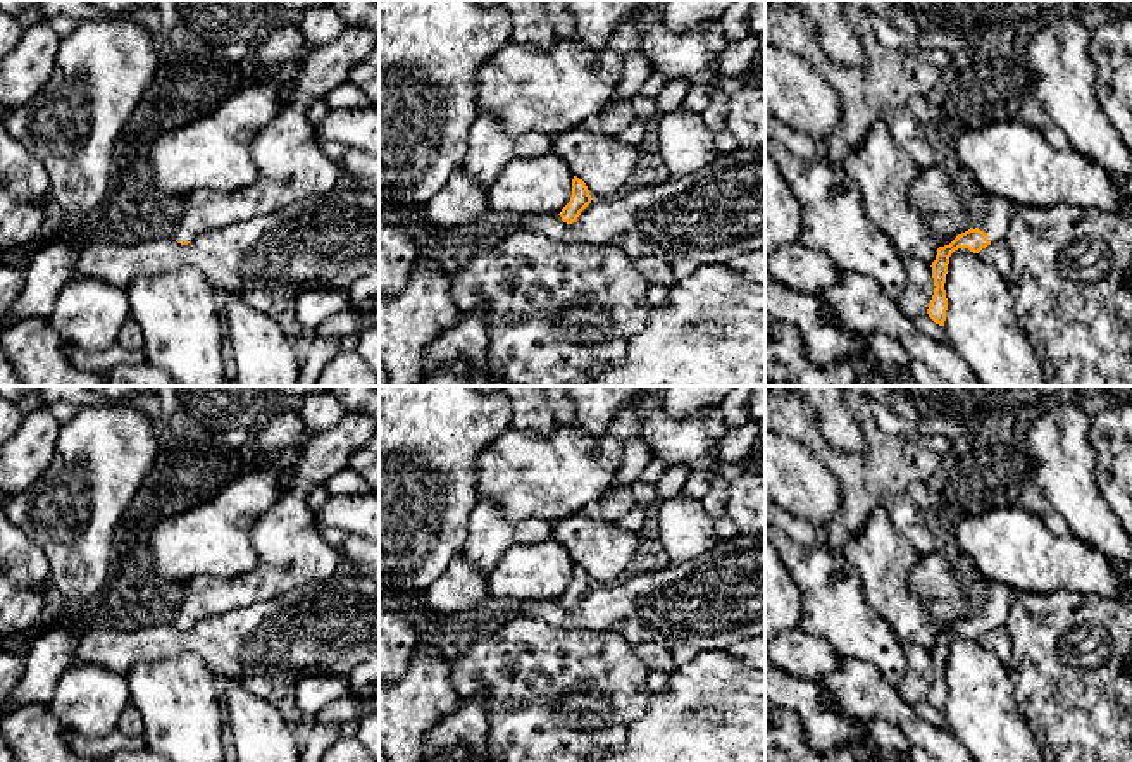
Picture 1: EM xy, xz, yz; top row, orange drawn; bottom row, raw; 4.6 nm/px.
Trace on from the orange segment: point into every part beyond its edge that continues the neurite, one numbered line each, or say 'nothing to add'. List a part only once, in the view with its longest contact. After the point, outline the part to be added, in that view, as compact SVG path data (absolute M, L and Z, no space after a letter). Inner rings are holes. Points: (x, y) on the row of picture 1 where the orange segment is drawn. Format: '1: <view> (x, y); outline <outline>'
1: yz (998, 212); outline M986 195L984 217L980 231L987 234L991 243L1003 240L1008 233L1010 222L1018 214L1020 205L1001 197Z

